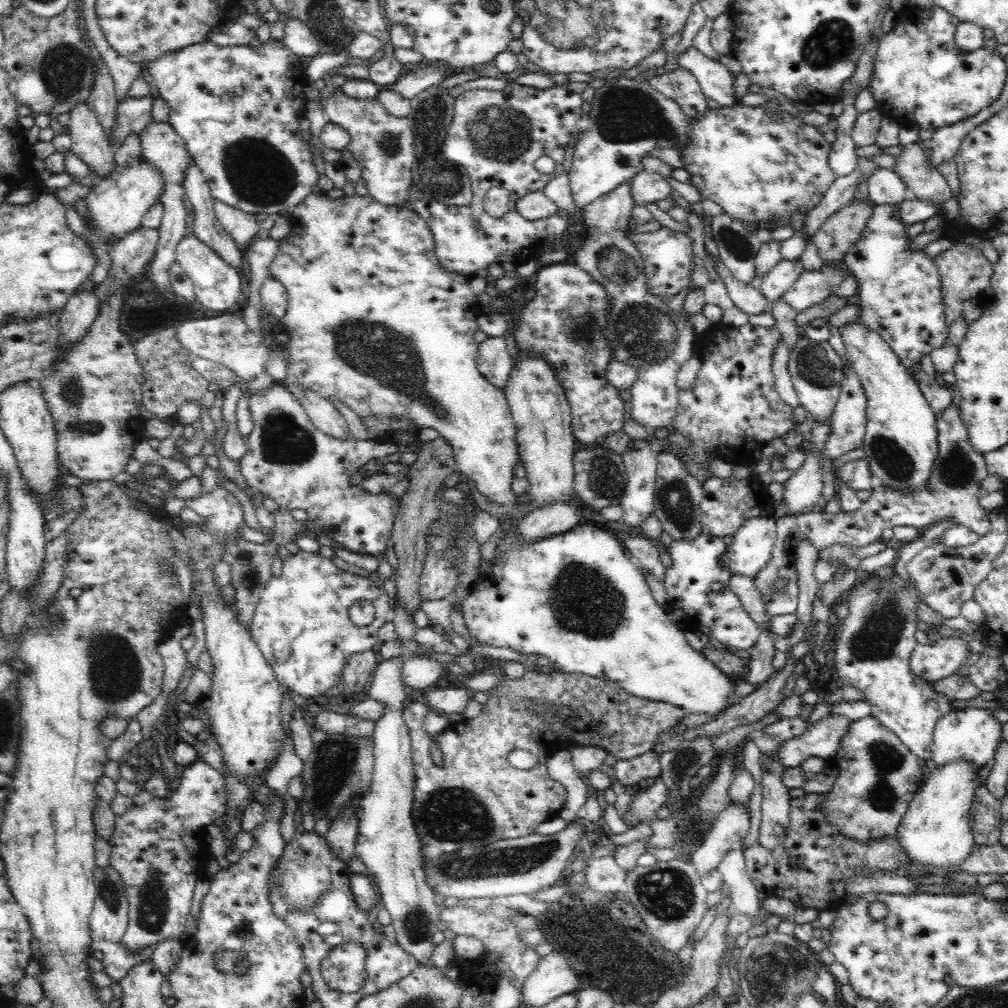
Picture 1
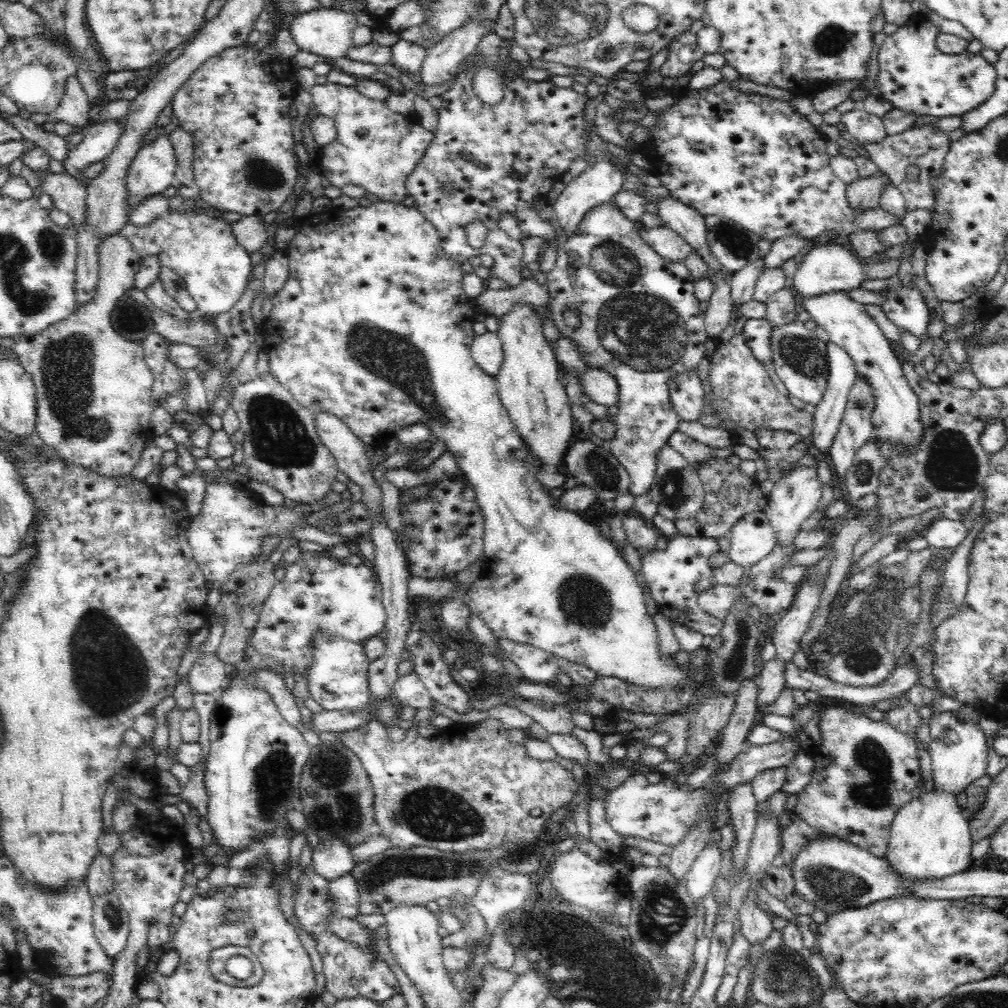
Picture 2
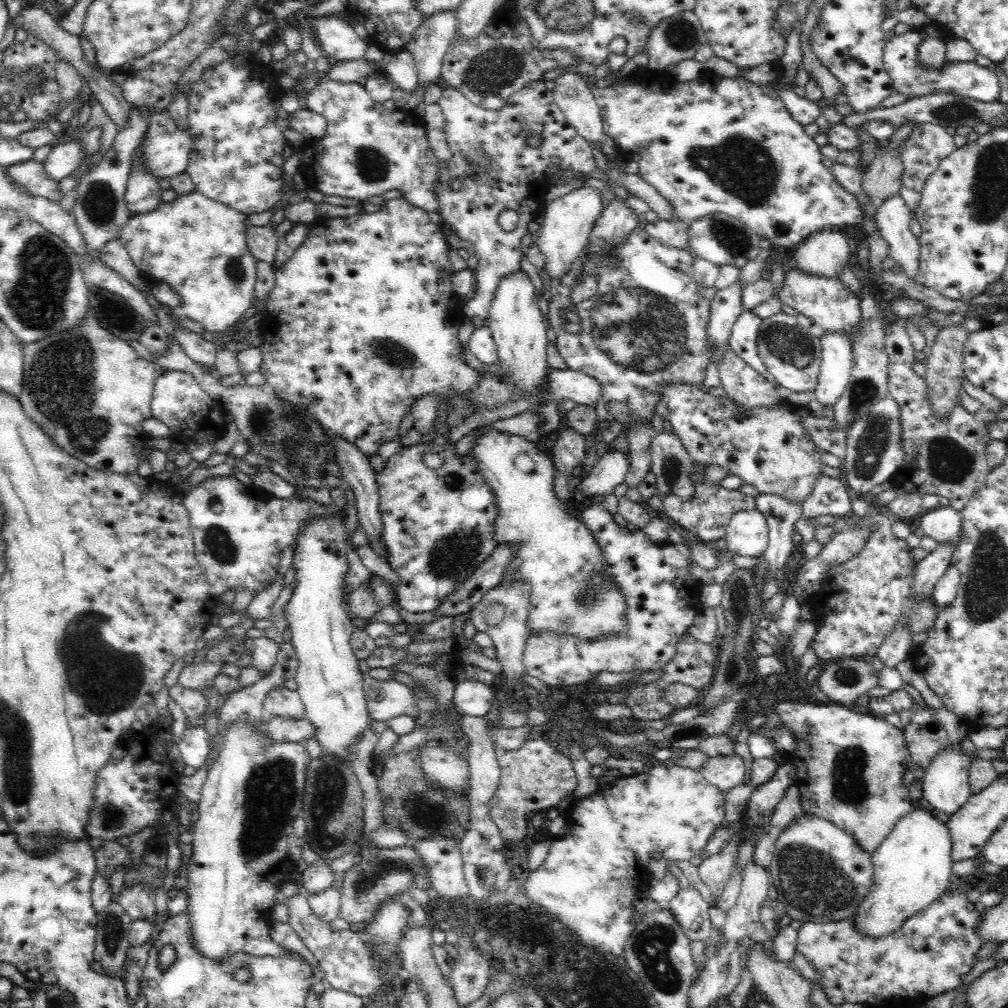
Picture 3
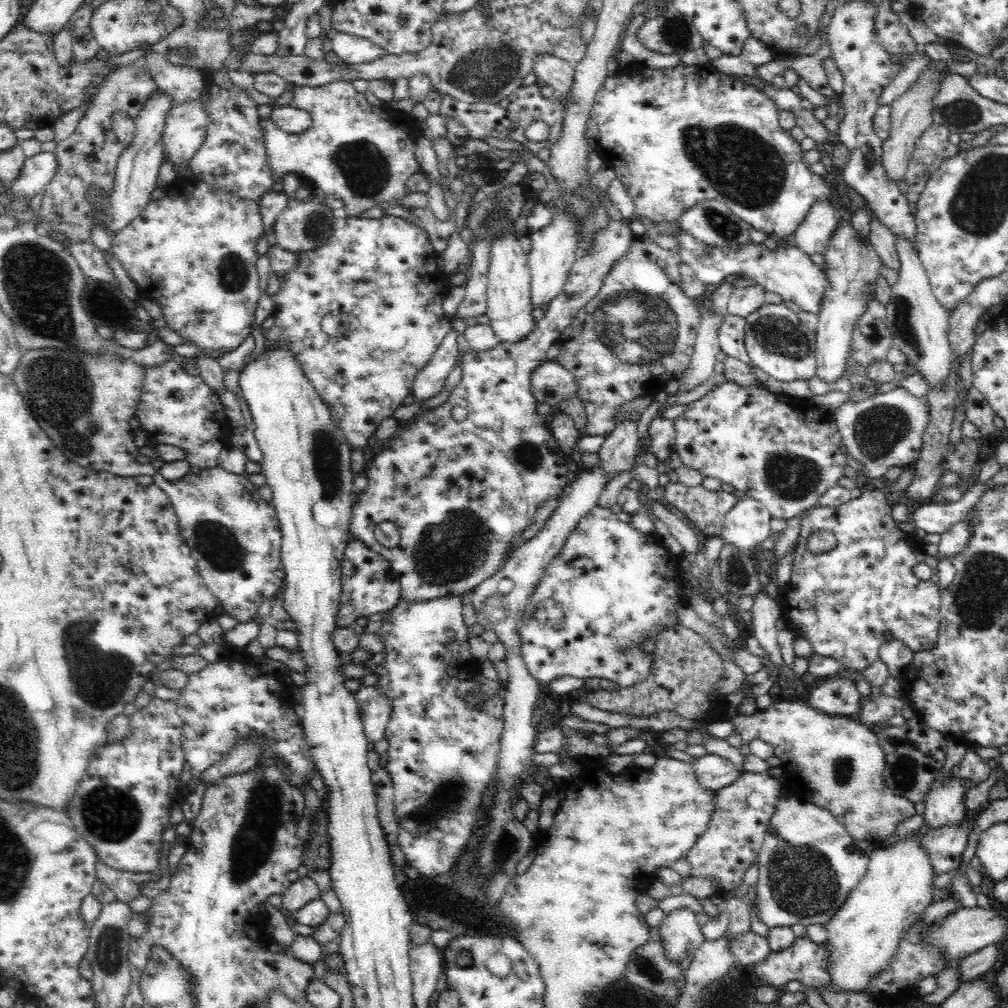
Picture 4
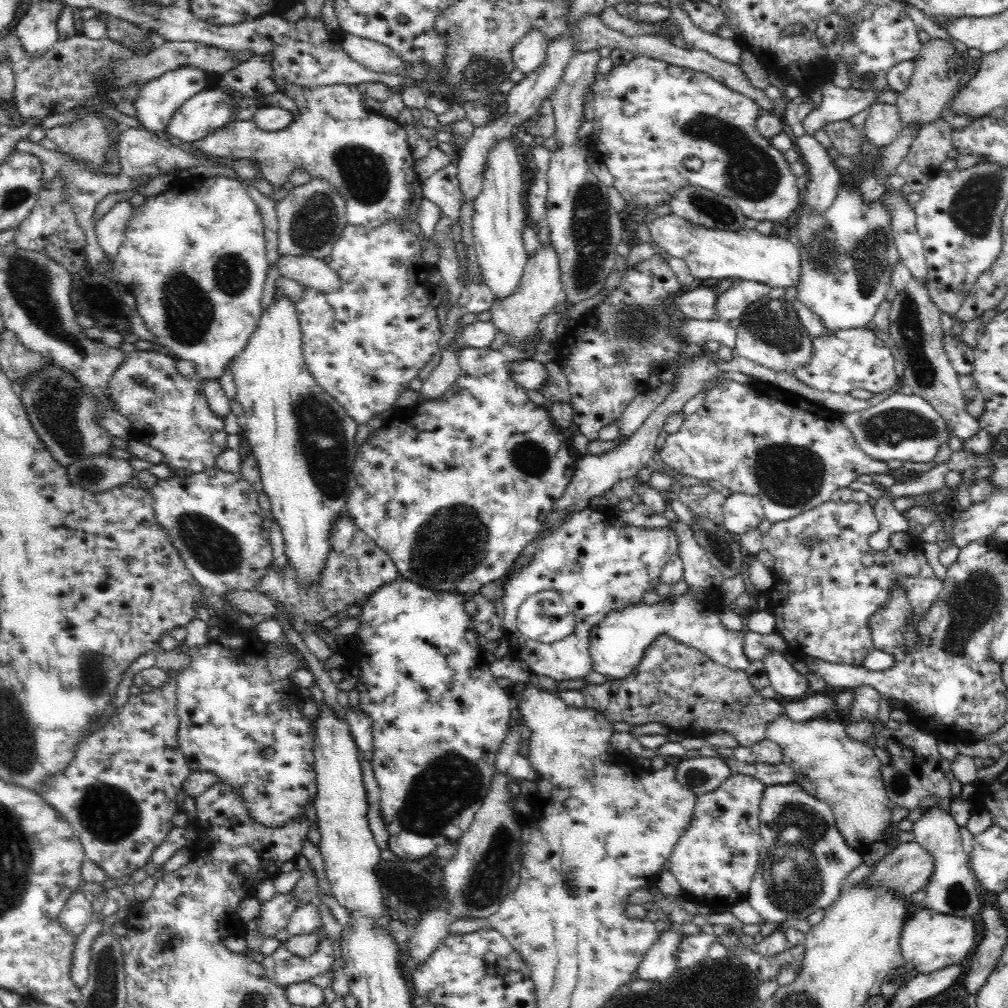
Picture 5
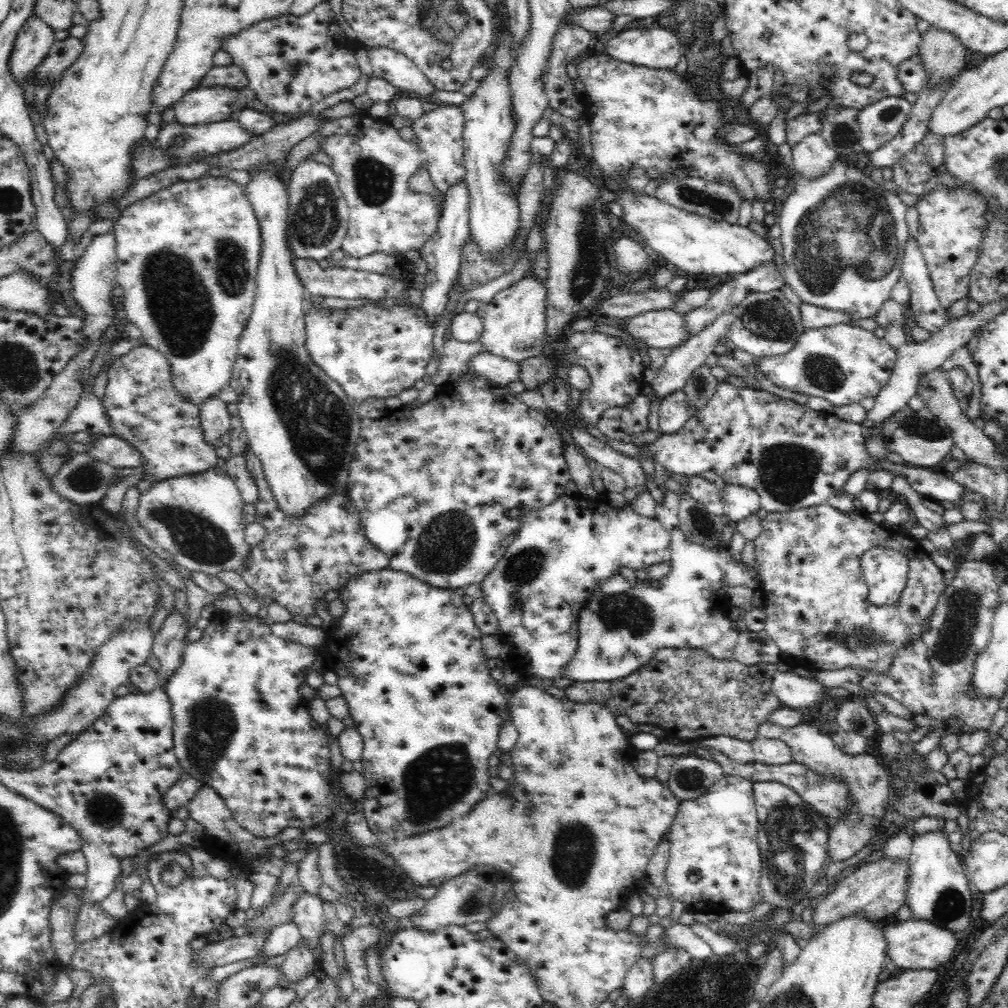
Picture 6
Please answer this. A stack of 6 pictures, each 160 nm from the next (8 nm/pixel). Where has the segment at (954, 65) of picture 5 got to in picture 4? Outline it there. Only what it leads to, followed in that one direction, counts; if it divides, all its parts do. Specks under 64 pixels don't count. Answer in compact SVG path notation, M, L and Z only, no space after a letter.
M932 60L922 70L917 82L914 82L914 85L905 94L902 94L894 103L890 104L892 130L888 140L883 141L884 154L882 156L882 165L890 180L898 183L904 179L916 142L934 123L934 98L940 92L940 84L948 76L952 77L949 66L944 61Z

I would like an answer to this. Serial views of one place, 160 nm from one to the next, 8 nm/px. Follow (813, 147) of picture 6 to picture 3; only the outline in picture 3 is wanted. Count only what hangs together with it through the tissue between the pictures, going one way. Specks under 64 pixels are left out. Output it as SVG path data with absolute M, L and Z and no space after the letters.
M822 228L796 246L794 260L806 274L837 278L836 272L850 260L848 242L840 230Z

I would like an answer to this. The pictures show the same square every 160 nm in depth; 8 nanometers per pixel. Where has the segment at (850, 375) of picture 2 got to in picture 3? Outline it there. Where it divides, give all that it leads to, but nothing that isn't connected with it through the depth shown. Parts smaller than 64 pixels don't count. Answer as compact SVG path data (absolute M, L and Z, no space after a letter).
M828 330L819 339L821 366L815 398L824 406L832 406L849 382L853 366L852 343L843 330Z

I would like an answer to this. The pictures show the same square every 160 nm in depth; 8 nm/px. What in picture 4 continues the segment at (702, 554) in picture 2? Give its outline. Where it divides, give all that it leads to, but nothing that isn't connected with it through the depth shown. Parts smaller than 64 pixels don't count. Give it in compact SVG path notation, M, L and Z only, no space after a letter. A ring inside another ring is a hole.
M592 507L589 513L581 518L578 522L578 526L568 535L566 542L562 544L562 550L552 558L548 567L544 570L544 575L541 580L536 584L536 589L527 601L527 612L532 611L542 600L546 598L556 598L558 605L564 609L564 628L562 630L551 630L550 628L543 628L540 624L534 623L528 619L528 614L525 614L522 623L519 625L519 636L520 636L520 655L522 655L522 661L528 669L528 673L532 678L543 682L548 685L552 680L556 678L562 678L562 676L574 676L574 678L606 678L606 680L613 681L616 686L632 686L636 682L642 682L648 674L650 674L650 664L652 664L652 656L644 656L642 653L641 642L648 634L652 636L658 635L663 629L668 626L677 625L675 614L672 611L675 610L675 604L685 604L682 600L677 598L677 586L682 579L677 577L678 566L681 565L680 558L673 556L666 549L660 538L655 533L643 533L642 531L636 530L631 523L623 522L616 517L615 513L612 513L610 509L604 509L604 507ZM620 646L629 646L627 651L618 651Z

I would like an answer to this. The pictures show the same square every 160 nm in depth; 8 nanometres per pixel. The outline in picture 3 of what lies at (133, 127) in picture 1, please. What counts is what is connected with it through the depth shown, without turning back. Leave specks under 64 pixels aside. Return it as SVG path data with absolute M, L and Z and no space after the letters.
M61 142L57 146L52 146L52 151L41 166L50 179L59 181L70 176L83 159L85 155L81 142Z

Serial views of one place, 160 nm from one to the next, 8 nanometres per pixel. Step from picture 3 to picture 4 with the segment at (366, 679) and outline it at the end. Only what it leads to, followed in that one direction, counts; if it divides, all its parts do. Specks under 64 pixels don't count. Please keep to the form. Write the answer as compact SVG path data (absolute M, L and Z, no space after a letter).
M361 686L354 696L366 739L373 744L380 742L391 713L389 701L373 686Z

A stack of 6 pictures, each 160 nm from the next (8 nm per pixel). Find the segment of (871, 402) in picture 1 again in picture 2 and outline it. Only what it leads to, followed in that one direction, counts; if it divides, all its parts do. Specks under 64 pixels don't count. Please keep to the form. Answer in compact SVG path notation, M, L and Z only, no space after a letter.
M838 290L802 298L799 301L799 308L806 310L817 326L826 330L830 342L847 350L854 361L856 371L874 389L876 408L873 410L871 421L874 426L874 437L884 440L881 446L887 449L894 444L909 444L909 448L916 446L922 436L918 397L912 393L908 381L904 380L901 363L892 353L888 339L864 308L864 304L848 296L846 290Z

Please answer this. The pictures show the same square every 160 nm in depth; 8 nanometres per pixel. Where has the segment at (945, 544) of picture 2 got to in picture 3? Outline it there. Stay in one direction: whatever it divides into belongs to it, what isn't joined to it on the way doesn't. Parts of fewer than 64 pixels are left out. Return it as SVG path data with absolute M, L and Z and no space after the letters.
M946 502L942 507L926 510L915 519L913 524L922 528L926 536L942 544L960 533L961 515L960 511Z

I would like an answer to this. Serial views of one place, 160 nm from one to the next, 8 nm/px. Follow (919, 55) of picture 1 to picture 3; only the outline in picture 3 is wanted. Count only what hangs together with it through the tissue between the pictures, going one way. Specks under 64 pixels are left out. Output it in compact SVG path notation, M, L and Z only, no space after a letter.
M925 28L911 29L904 34L888 36L883 50L883 63L892 79L896 93L902 93L902 95L914 99L946 90L946 93L954 91L962 97L976 98L980 102L1000 101L999 80L989 67L979 66L972 61L948 63L947 67L939 69L920 69L916 63L916 50L918 50L918 44L926 37Z

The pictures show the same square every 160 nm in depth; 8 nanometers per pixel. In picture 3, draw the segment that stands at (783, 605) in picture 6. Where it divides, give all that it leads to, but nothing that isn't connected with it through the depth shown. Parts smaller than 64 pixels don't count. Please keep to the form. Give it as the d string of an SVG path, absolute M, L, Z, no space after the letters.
M872 503L867 514L858 516L852 510L849 514L836 516L828 525L813 525L813 538L816 539L821 548L825 547L835 534L856 527L866 527L868 538L866 544L856 552L855 556L840 565L831 565L826 572L821 588L808 600L806 605L813 609L813 622L818 626L813 639L813 647L817 658L821 661L835 661L839 658L864 658L872 660L876 658L877 650L884 644L884 640L900 626L905 624L911 635L932 634L936 626L936 618L939 612L938 605L931 595L926 599L918 599L912 593L914 586L914 572L919 560L913 556L913 549L902 538L894 536L892 533L893 517L887 512L886 507L878 503Z

